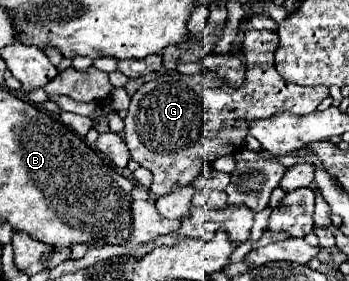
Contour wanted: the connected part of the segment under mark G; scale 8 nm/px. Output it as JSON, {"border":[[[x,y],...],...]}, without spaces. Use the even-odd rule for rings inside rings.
{"border":[[[249,30],[245,32],[245,40],[243,40],[243,56],[245,56],[245,66],[247,66],[247,78],[245,78],[245,86],[243,88],[229,88],[223,86],[221,80],[217,78],[215,72],[205,72],[205,74],[195,74],[195,76],[185,76],[185,74],[165,74],[159,76],[151,82],[145,82],[131,98],[127,116],[125,116],[125,144],[131,152],[131,158],[137,160],[143,168],[153,172],[153,184],[151,184],[151,192],[157,196],[169,194],[173,190],[173,186],[187,186],[191,184],[203,170],[209,170],[211,164],[219,158],[227,154],[227,146],[231,150],[237,150],[247,132],[247,122],[251,120],[261,120],[261,118],[269,118],[277,112],[293,112],[293,114],[309,114],[313,110],[317,110],[317,106],[329,96],[329,88],[327,86],[311,86],[311,88],[301,88],[301,86],[293,86],[289,82],[285,82],[277,70],[275,70],[275,62],[273,62],[273,54],[277,48],[277,32],[273,30]]]}

